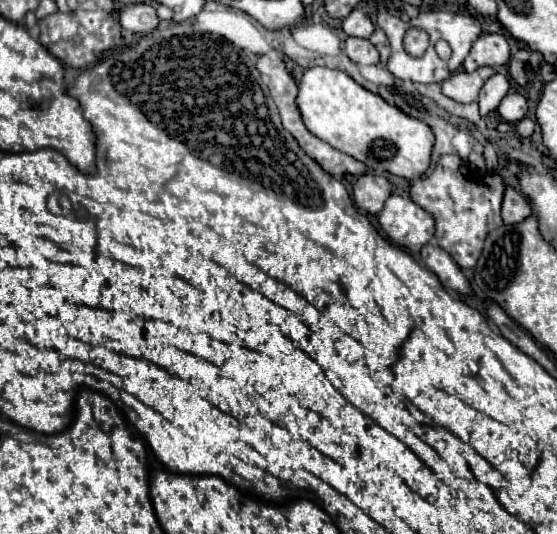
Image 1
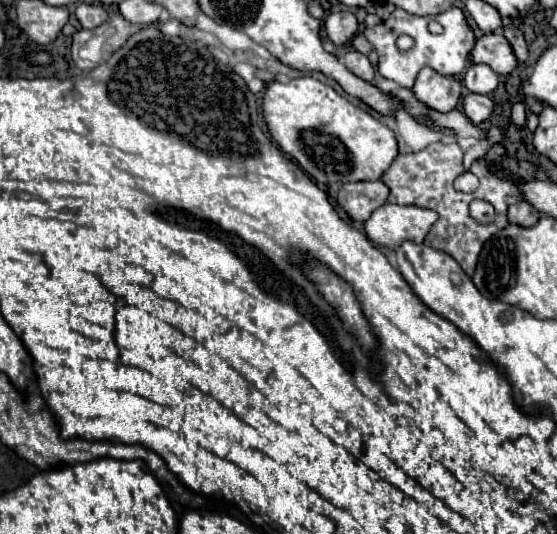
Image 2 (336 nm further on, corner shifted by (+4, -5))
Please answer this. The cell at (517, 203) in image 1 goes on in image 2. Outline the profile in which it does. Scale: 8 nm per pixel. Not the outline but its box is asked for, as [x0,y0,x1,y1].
[507,201,539,227]

